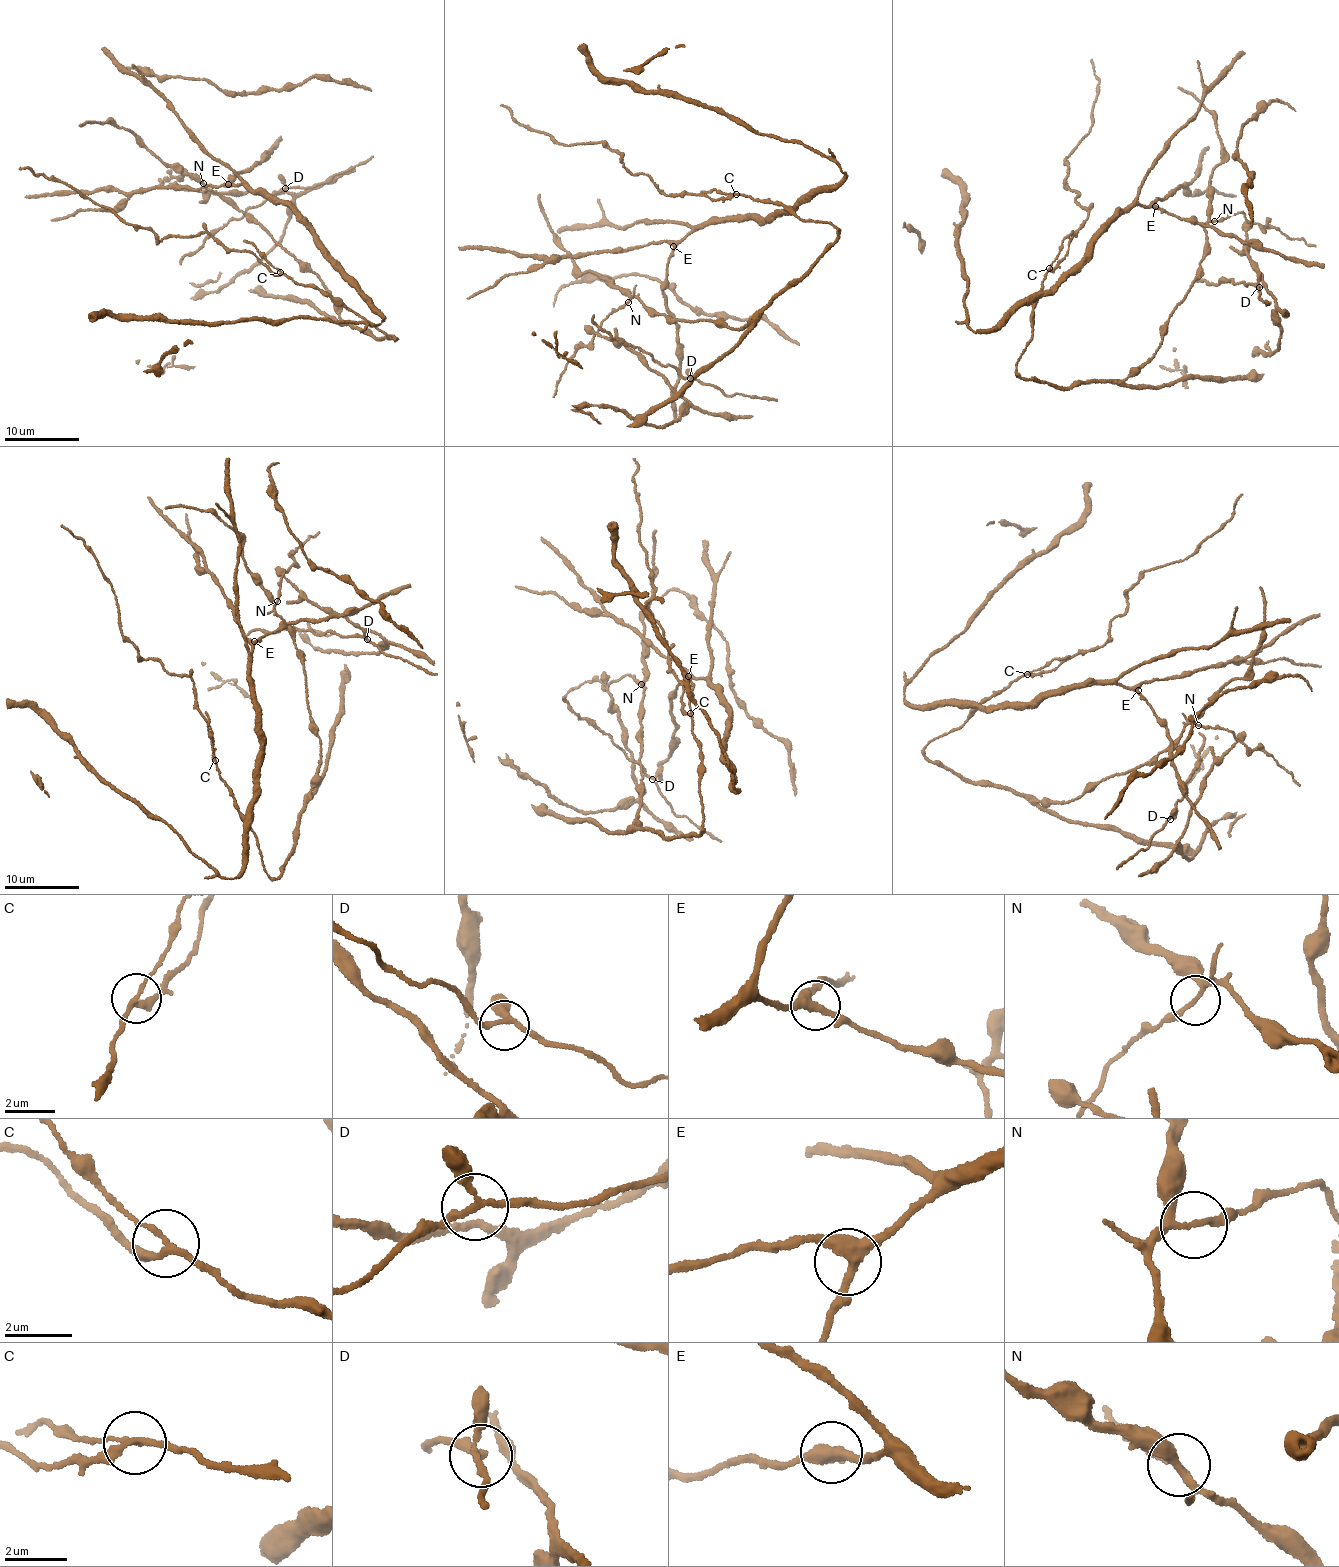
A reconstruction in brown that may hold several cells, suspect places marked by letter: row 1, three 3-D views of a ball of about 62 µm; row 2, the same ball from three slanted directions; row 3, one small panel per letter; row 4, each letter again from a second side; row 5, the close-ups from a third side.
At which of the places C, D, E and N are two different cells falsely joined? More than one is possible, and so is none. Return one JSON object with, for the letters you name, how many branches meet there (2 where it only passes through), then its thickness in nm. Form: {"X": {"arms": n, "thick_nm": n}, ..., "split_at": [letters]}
{"N": {"arms": 3, "thick_nm": 170}, "split_at": ["N"]}

